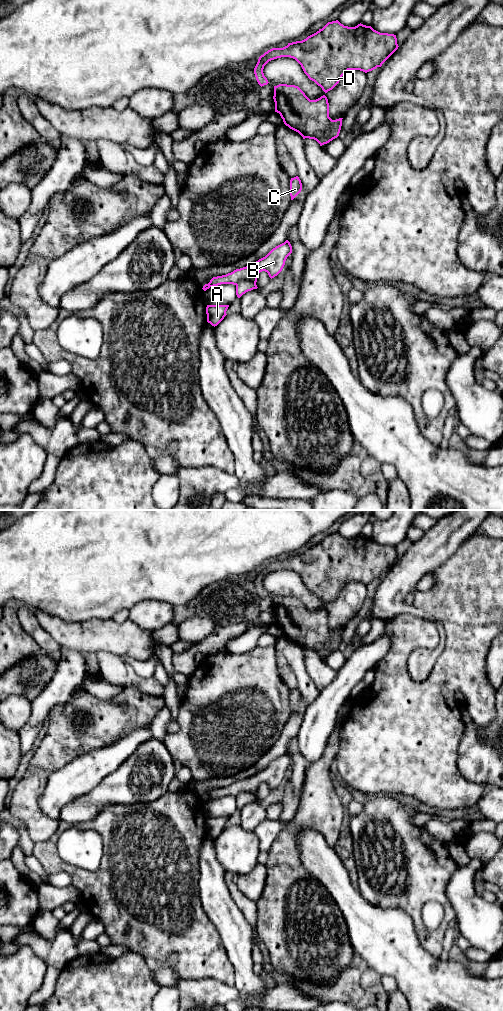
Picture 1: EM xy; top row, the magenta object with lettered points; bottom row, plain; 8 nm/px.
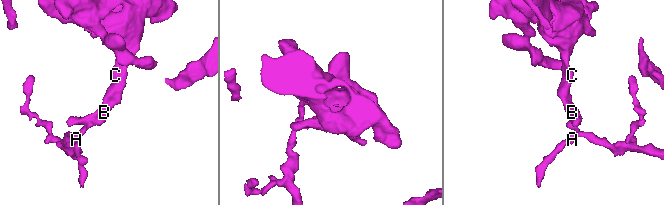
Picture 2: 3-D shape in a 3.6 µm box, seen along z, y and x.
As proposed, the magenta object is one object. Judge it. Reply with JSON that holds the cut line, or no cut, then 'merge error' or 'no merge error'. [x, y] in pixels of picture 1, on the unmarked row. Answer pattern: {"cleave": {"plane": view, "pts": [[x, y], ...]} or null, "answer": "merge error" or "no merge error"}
{"cleave": {"plane": "xy", "pts": [[255, 795], [249, 792], [239, 792], [235, 796]]}, "answer": "merge error"}

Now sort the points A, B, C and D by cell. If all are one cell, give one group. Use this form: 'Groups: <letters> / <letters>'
Groups: A / B C D

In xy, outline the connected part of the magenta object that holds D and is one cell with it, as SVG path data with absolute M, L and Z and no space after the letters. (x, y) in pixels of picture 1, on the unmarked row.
M336 532L302 553L268 562L259 569L254 586L261 599L267 597L264 578L271 572L290 569L327 605L348 582L367 585L381 579L398 559L394 546L380 545L361 535L348 539Z

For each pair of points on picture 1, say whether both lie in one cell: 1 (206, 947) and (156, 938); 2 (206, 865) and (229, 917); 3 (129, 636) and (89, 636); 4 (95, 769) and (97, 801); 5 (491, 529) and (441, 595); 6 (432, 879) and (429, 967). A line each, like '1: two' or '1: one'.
1: one
2: one
3: one
4: two
5: two
6: two

